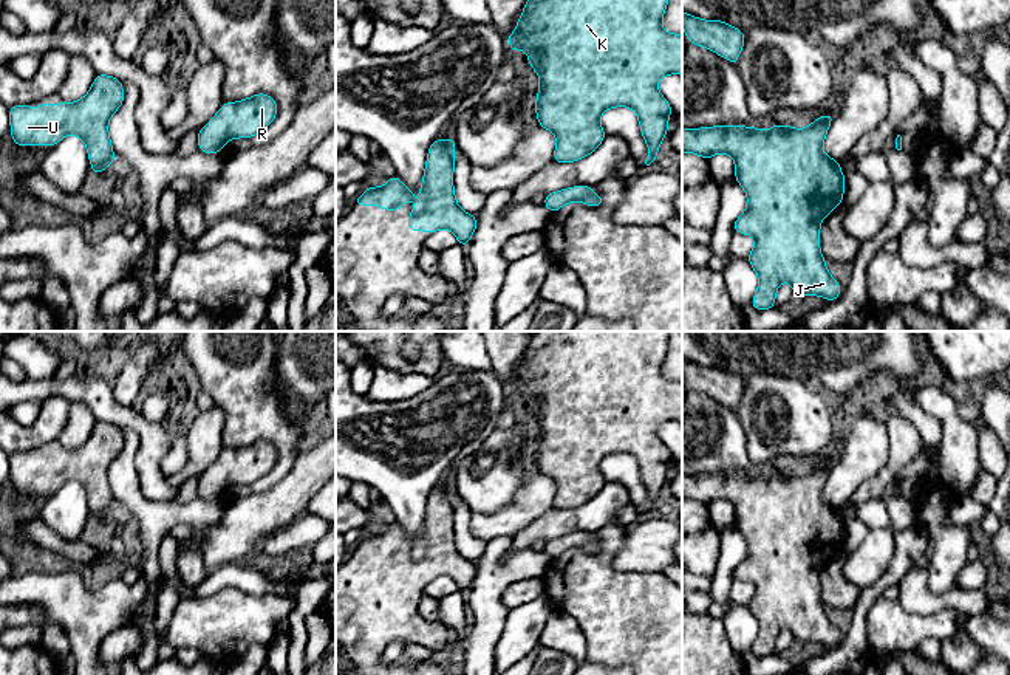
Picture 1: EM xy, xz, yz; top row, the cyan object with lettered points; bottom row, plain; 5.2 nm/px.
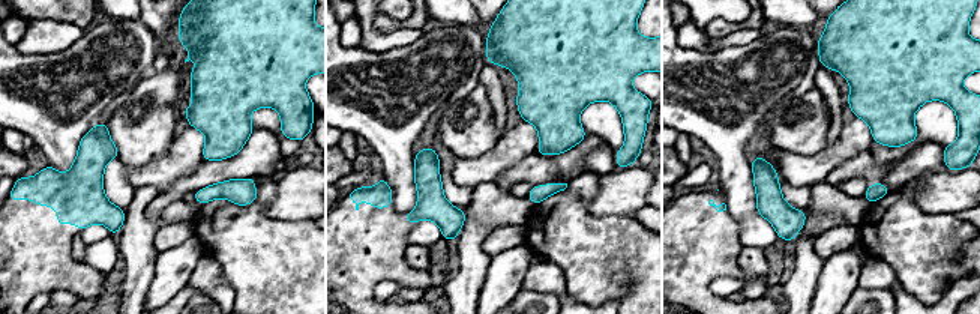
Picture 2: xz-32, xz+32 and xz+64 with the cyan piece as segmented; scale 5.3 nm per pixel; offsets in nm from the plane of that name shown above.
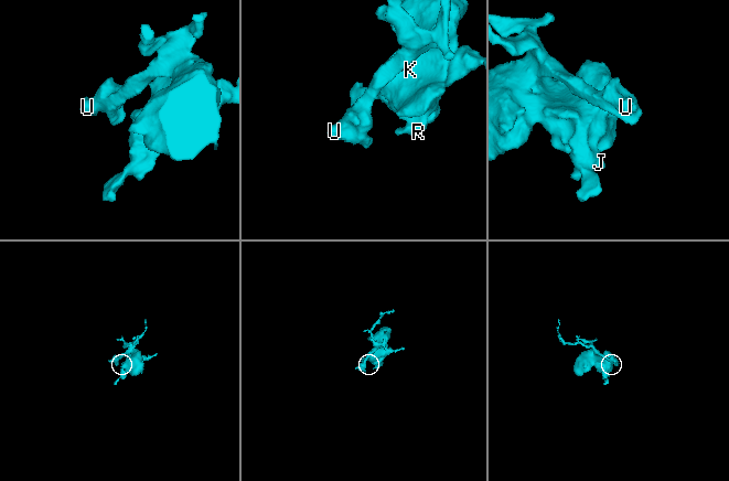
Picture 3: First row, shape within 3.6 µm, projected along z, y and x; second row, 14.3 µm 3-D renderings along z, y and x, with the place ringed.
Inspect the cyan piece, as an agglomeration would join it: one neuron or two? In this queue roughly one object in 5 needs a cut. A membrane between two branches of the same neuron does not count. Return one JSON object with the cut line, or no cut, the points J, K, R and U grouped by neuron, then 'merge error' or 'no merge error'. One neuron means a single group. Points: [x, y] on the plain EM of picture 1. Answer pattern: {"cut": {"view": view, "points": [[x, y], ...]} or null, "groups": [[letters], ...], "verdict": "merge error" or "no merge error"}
{"cut": null, "groups": [["J", "K", "R", "U"]], "verdict": "no merge error"}

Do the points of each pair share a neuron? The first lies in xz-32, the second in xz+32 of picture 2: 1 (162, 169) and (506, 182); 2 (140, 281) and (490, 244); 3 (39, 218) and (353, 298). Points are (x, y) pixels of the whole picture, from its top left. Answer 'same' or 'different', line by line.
1: different
2: different
3: same

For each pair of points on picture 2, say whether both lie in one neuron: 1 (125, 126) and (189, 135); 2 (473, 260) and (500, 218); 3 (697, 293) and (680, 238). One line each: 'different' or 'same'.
1: different
2: same
3: same

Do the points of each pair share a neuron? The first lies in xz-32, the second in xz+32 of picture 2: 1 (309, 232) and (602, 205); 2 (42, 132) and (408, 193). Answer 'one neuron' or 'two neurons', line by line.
1: two neurons
2: one neuron

